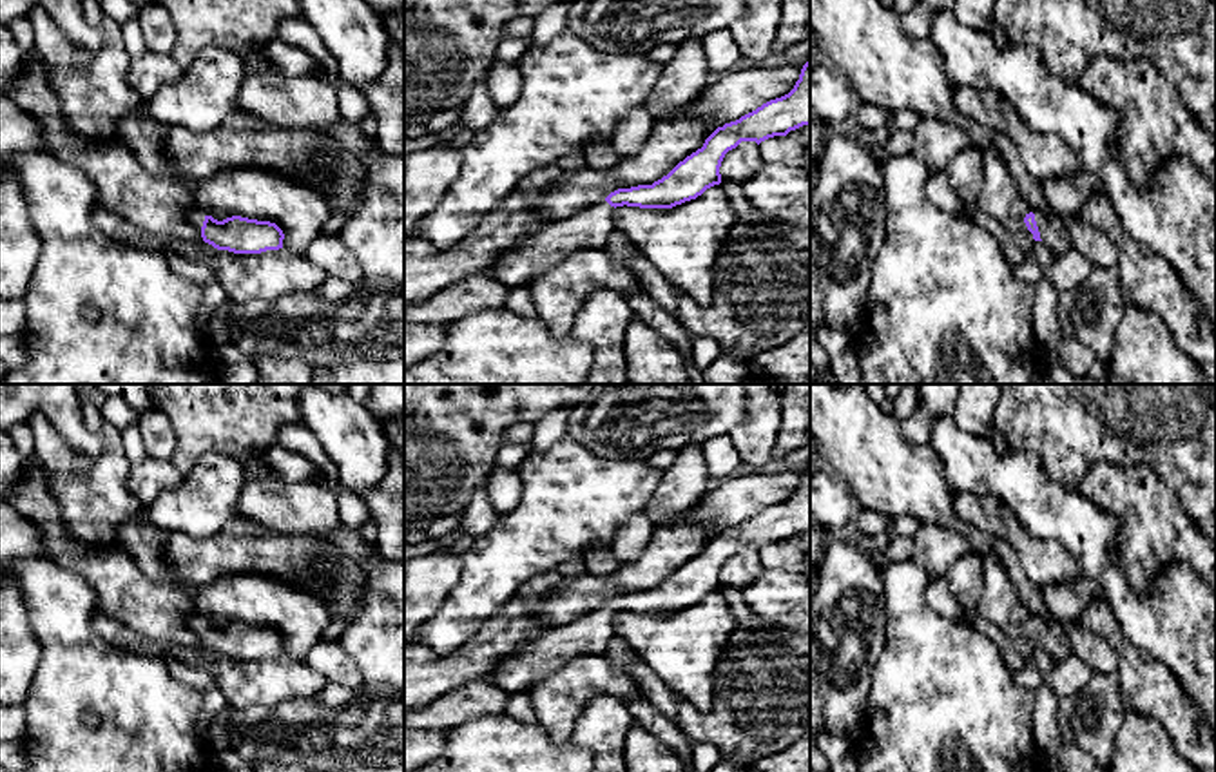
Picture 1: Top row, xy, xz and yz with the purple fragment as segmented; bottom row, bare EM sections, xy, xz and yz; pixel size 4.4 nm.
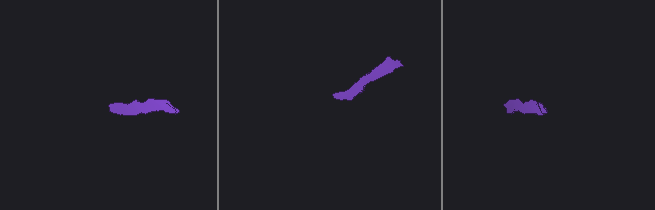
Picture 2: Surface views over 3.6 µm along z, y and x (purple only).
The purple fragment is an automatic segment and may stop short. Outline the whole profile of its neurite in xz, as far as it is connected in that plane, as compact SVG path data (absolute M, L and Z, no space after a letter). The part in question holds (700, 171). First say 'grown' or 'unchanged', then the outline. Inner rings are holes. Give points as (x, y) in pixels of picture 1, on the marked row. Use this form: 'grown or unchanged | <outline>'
grown | M810 60L803 65L799 80L788 94L718 127L701 149L652 185L618 188L602 203L573 217L547 221L524 245L502 254L491 275L509 288L527 286L533 277L562 263L569 254L603 248L614 232L616 207L672 208L696 199L707 188L721 183L721 161L741 141L759 145L803 125L810 125Z

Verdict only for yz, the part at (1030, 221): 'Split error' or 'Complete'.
Split error

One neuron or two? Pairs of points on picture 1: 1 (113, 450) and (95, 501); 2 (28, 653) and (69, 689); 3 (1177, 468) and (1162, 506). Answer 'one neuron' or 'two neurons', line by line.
1: one neuron
2: two neurons
3: two neurons

